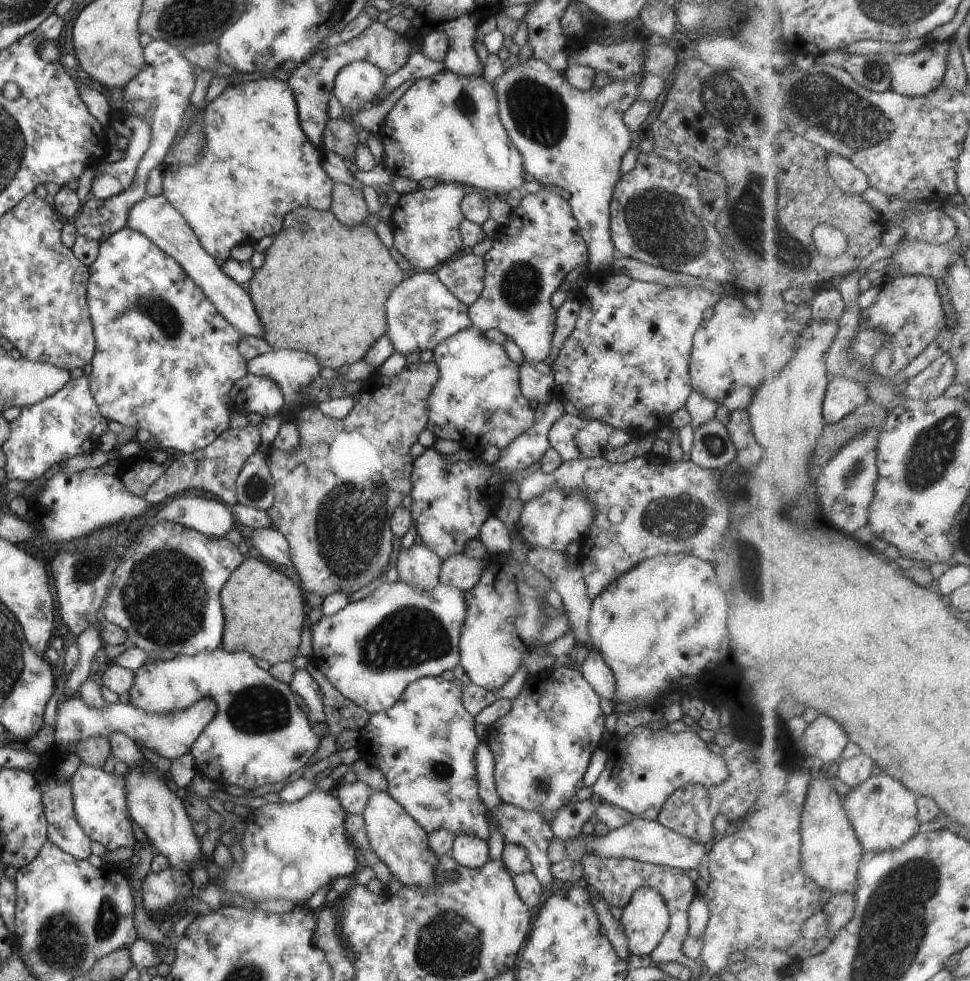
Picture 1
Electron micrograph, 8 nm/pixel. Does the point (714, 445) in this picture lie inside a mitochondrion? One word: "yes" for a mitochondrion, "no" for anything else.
yes

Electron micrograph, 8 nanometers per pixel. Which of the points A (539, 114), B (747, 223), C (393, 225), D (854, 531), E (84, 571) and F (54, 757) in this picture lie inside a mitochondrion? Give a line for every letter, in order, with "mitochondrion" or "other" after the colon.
A: mitochondrion
B: mitochondrion
C: other
D: other
E: mitochondrion
F: other

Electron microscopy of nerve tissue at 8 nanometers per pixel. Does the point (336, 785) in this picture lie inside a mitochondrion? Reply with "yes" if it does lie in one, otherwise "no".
no

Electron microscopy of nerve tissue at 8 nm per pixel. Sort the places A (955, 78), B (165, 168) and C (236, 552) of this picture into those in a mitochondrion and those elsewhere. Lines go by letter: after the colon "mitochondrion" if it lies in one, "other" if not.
A: other
B: other
C: other

